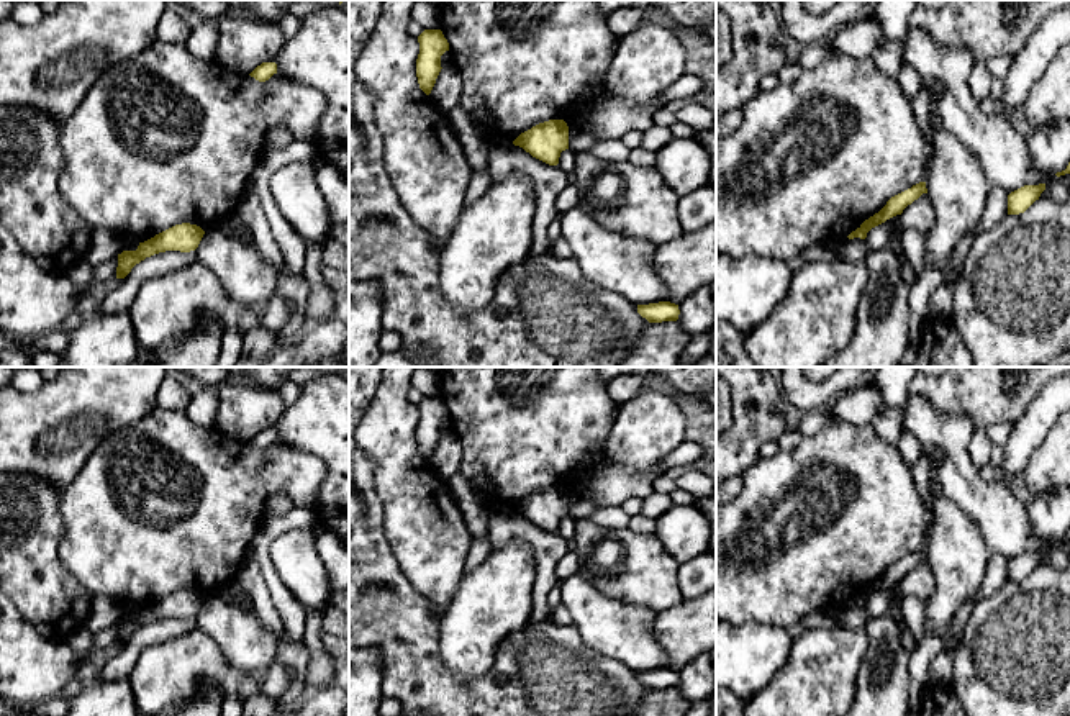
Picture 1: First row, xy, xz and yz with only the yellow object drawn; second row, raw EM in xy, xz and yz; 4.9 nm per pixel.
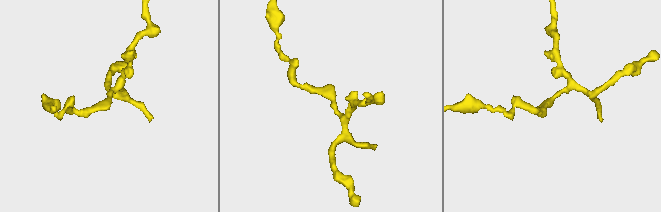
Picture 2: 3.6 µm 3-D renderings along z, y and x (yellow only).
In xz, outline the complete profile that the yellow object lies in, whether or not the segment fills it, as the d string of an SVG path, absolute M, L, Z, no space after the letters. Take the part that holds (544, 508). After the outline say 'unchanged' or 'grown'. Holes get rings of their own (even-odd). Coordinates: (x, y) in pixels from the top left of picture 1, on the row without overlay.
M549 487L521 500L513 511L549 532L557 532L560 519L569 516L569 493L564 487Z; unchanged

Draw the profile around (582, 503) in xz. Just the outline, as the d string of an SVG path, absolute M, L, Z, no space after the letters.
M587 483L569 493L569 516L574 519L588 519L603 506Z

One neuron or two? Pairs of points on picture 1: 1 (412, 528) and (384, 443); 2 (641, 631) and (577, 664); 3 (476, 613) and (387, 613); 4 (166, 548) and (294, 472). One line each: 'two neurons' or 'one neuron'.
1: one neuron
2: two neurons
3: two neurons
4: one neuron

